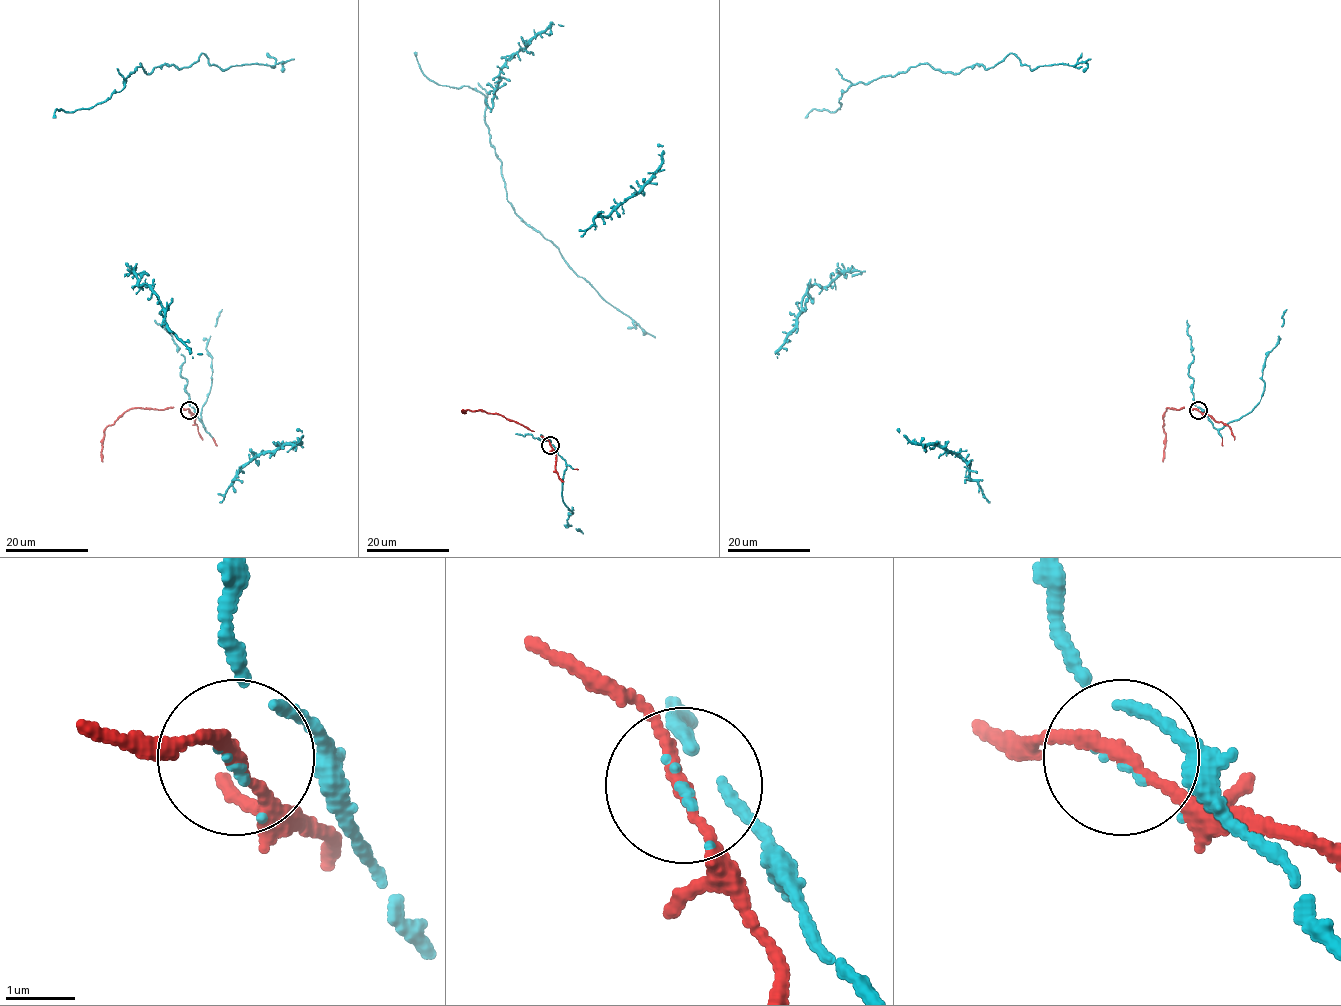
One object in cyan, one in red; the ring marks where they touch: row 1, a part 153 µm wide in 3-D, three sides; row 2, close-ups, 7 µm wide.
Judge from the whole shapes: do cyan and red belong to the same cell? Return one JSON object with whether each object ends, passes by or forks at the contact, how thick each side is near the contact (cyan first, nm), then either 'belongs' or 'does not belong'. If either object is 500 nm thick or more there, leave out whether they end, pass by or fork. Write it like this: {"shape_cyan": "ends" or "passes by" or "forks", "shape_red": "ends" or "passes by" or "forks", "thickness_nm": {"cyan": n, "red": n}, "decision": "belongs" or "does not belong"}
{"shape_cyan": "ends", "shape_red": "passes by", "thickness_nm": {"cyan": 70, "red": 170}, "decision": "belongs"}

